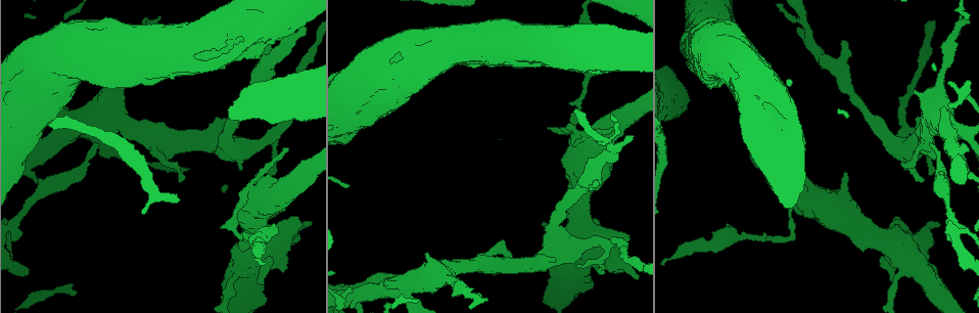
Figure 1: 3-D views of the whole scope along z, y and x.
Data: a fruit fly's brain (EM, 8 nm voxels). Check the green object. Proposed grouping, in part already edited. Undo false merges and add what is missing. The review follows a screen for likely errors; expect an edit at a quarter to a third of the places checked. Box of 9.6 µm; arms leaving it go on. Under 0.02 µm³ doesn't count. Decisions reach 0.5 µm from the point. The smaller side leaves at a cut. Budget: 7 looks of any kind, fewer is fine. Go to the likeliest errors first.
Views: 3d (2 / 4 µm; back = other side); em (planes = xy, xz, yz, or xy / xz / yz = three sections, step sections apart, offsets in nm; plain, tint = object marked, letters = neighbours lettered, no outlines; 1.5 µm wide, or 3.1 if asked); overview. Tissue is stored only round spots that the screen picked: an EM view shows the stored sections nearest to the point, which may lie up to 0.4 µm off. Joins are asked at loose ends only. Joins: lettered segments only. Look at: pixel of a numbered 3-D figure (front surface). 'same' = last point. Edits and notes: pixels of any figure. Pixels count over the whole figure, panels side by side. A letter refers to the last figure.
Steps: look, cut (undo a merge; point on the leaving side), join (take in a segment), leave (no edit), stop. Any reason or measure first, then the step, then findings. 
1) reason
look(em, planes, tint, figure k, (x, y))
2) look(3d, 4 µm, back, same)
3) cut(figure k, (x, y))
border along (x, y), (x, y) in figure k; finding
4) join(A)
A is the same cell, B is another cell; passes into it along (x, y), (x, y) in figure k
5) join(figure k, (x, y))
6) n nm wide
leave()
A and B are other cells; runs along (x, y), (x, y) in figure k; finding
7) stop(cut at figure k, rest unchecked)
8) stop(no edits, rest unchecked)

sudden change in width
look(em, planes, tint, figure 1, (250, 196))

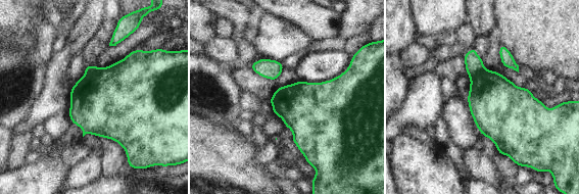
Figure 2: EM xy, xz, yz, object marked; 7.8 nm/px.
look(em, planes, letters, same)

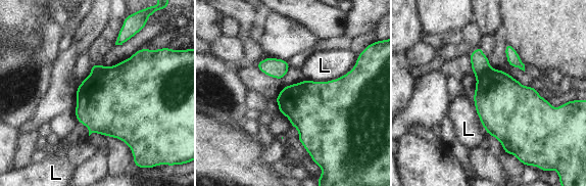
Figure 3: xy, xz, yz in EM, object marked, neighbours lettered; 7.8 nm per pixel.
170 nm wide
cut(figure 3, (95, 67))
L is another cell; border along (104, 66), (91, 73) in figure 3; a second cell is stuck on

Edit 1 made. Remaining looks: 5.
an open end
look(3d, 2 µm, figure 1, (179, 181))

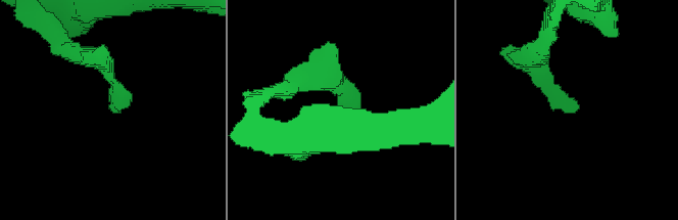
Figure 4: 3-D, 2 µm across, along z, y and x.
look(em, xz, step 4, letters, figure 4, (112, 105))

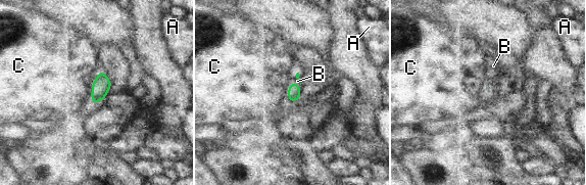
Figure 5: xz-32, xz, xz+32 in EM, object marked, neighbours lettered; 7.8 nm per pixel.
C touches over 280 nm
leave()
A, B and C are other cells; border along (101, 70), (91, 86), (92, 103) in figure 5; none of them fits

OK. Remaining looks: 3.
stop(cut at figure 3, rest unchecked)

